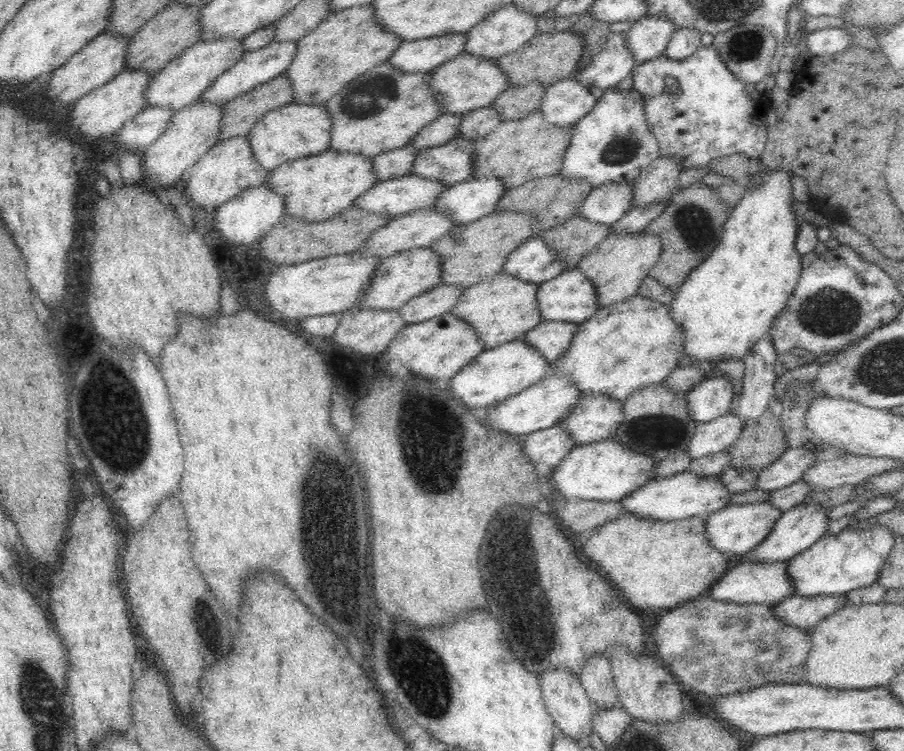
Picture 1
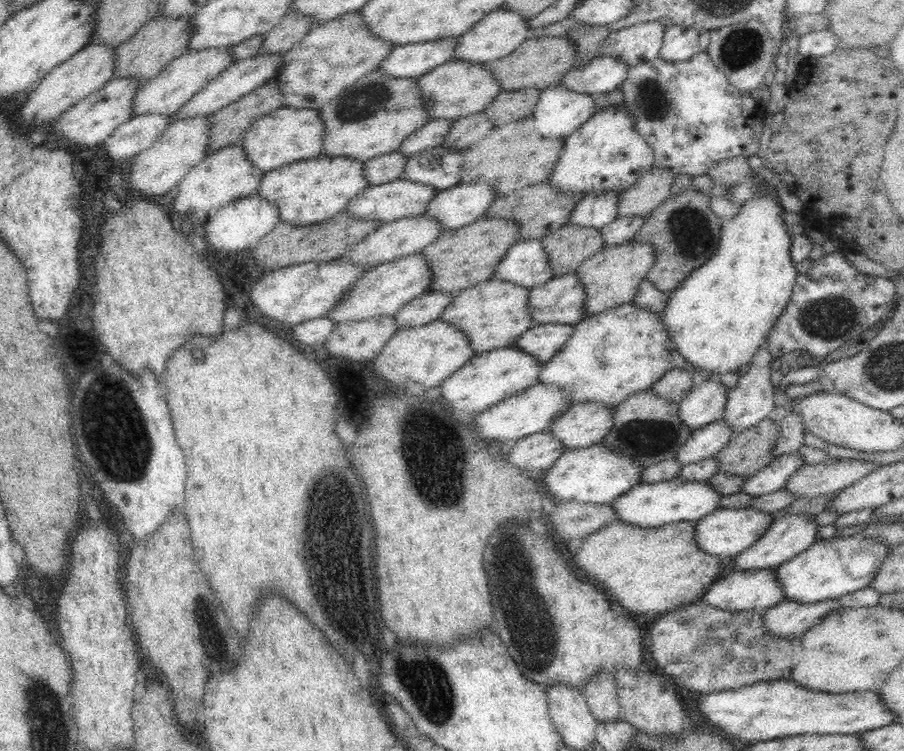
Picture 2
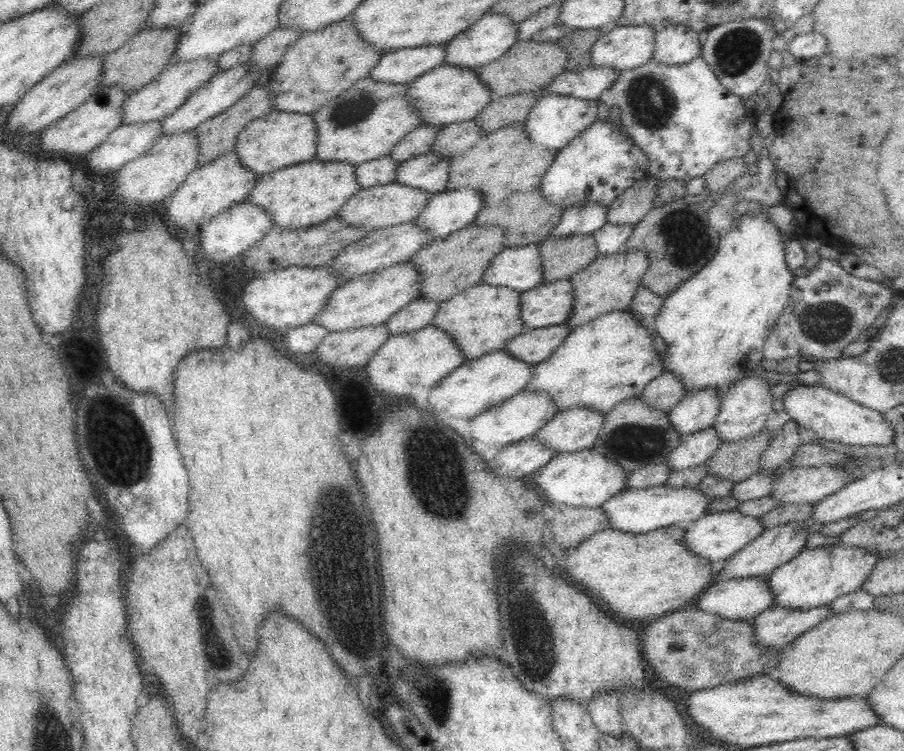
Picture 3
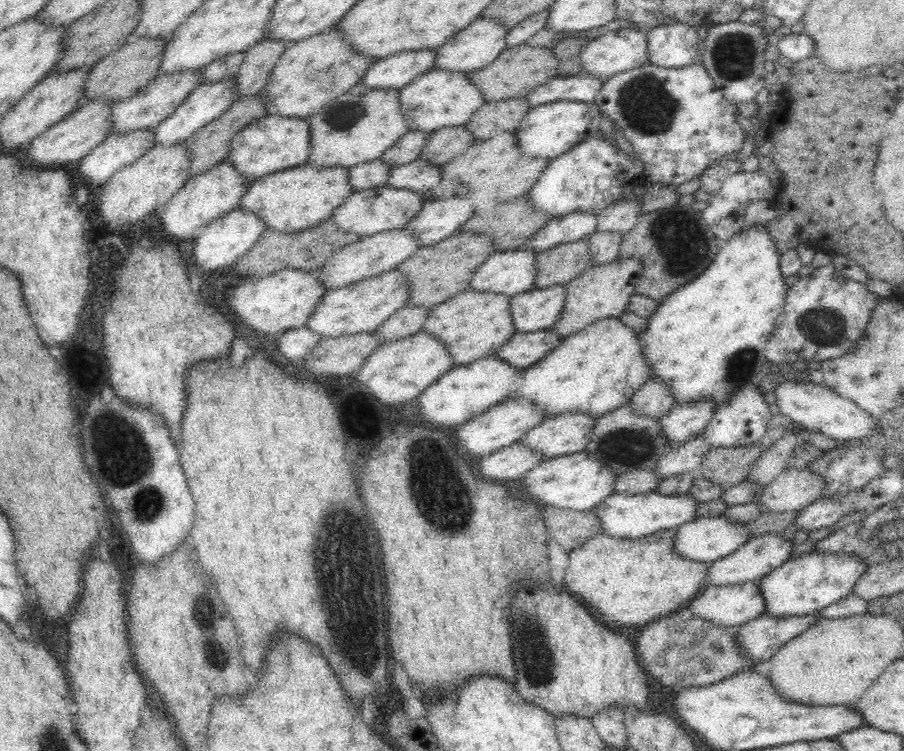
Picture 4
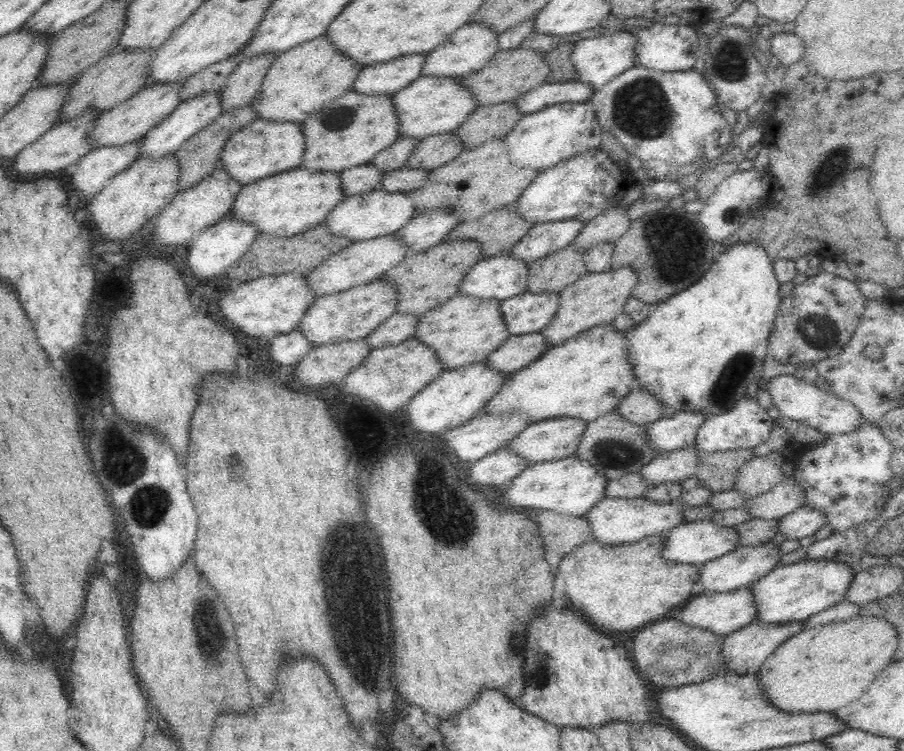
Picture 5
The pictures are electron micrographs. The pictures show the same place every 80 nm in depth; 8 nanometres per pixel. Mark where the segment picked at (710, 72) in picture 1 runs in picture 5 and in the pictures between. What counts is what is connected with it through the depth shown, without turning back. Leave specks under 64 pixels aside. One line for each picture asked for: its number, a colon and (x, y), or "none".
2: (689, 114)
3: (680, 116)
4: (678, 122)
5: (669, 120)

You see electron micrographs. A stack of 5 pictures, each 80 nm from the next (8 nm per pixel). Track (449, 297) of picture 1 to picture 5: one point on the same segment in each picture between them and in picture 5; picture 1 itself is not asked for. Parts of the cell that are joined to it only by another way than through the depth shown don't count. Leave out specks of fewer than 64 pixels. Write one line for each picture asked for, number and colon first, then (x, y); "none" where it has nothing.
2: (426, 308)
3: (419, 313)
4: (407, 321)
5: (398, 328)

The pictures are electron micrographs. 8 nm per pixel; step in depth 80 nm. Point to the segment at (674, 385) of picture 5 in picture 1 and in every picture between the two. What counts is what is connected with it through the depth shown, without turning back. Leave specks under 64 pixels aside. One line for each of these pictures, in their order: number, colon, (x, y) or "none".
1: (727, 303)
2: (718, 318)
3: (715, 324)
4: (706, 340)

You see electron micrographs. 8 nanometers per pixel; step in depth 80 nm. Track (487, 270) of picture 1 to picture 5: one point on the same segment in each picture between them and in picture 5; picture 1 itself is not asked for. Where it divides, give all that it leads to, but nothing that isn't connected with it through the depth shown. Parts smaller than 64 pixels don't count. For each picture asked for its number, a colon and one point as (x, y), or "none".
2: (460, 258)
3: (448, 265)
4: (434, 274)
5: (422, 281)

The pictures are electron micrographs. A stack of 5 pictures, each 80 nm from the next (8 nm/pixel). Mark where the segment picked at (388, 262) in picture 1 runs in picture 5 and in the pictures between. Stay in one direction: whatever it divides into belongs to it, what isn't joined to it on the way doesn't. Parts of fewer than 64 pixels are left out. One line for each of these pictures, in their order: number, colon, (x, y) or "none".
2: (382, 290)
3: (365, 301)
4: (361, 307)
5: (354, 314)

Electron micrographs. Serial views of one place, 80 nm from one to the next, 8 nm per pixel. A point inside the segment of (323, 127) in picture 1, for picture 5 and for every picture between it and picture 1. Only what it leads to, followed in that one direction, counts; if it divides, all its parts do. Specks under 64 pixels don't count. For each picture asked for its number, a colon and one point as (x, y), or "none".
2: (286, 135)
3: (280, 139)
4: (271, 143)
5: (260, 149)

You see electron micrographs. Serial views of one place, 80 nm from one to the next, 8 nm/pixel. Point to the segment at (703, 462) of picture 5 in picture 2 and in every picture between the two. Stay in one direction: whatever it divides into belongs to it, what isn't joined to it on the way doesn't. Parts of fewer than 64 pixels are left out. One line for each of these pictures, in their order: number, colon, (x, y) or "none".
2: (747, 452)
3: (737, 460)
4: (726, 467)

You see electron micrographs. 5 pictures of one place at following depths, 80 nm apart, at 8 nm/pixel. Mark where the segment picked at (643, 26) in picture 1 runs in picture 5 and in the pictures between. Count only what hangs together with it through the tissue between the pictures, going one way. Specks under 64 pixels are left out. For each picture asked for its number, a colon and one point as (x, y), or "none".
2: (638, 43)
3: (621, 48)
4: (612, 52)
5: (596, 60)

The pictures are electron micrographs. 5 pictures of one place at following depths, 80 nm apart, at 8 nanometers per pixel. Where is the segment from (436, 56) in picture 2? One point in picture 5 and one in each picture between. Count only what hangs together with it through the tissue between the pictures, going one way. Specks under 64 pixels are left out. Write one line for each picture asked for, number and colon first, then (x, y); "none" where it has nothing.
3: (402, 66)
4: (395, 71)
5: (386, 78)

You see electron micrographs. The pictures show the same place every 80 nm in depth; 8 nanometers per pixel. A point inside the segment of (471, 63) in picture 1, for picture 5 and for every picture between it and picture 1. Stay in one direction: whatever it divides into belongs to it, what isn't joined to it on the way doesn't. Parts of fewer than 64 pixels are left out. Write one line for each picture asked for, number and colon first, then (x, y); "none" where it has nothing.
2: (456, 89)
3: (445, 95)
4: (438, 99)
5: (430, 105)

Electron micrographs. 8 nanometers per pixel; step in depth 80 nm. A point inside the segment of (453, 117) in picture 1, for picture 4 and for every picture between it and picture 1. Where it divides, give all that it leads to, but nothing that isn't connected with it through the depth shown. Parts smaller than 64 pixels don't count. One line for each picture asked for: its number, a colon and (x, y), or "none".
2: (432, 134)
3: (418, 141)
4: (406, 149)

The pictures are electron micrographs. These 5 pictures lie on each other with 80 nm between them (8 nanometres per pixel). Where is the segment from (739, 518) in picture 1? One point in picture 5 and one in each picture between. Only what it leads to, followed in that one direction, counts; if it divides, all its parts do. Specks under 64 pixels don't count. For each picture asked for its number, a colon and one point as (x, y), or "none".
2: (724, 532)
3: (716, 536)
4: (704, 539)
5: (698, 542)

